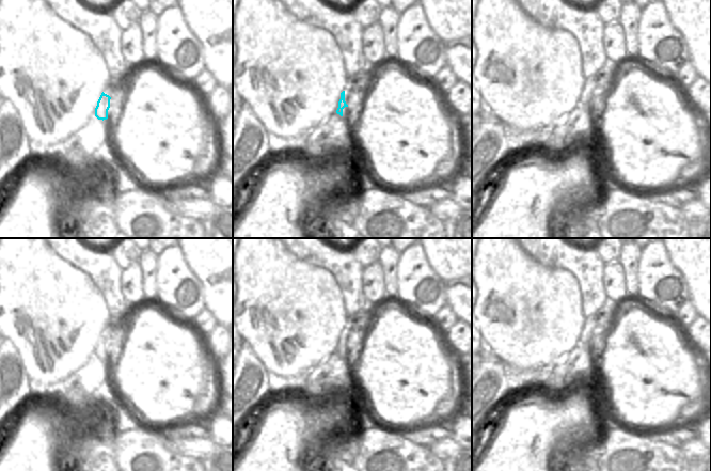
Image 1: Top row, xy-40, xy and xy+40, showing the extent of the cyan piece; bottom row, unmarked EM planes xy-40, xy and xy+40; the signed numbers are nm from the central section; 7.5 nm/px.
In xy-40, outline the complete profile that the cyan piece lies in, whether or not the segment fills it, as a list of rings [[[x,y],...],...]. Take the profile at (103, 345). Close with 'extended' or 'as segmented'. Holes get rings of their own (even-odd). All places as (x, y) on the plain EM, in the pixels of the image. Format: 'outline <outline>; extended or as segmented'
outline [[[122,310],[115,318],[110,317],[110,321],[106,329],[101,332],[97,345],[95,347],[95,356],[98,359],[108,358],[108,349],[110,347],[110,339],[117,332],[124,331],[129,326],[129,310]]]; extended

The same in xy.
outline [[[367,303],[364,309],[357,314],[347,316],[347,324],[345,329],[341,332],[341,339],[336,349],[337,354],[343,356],[346,347],[350,345],[353,336],[365,330],[372,324],[374,313],[375,307]]]; extended

